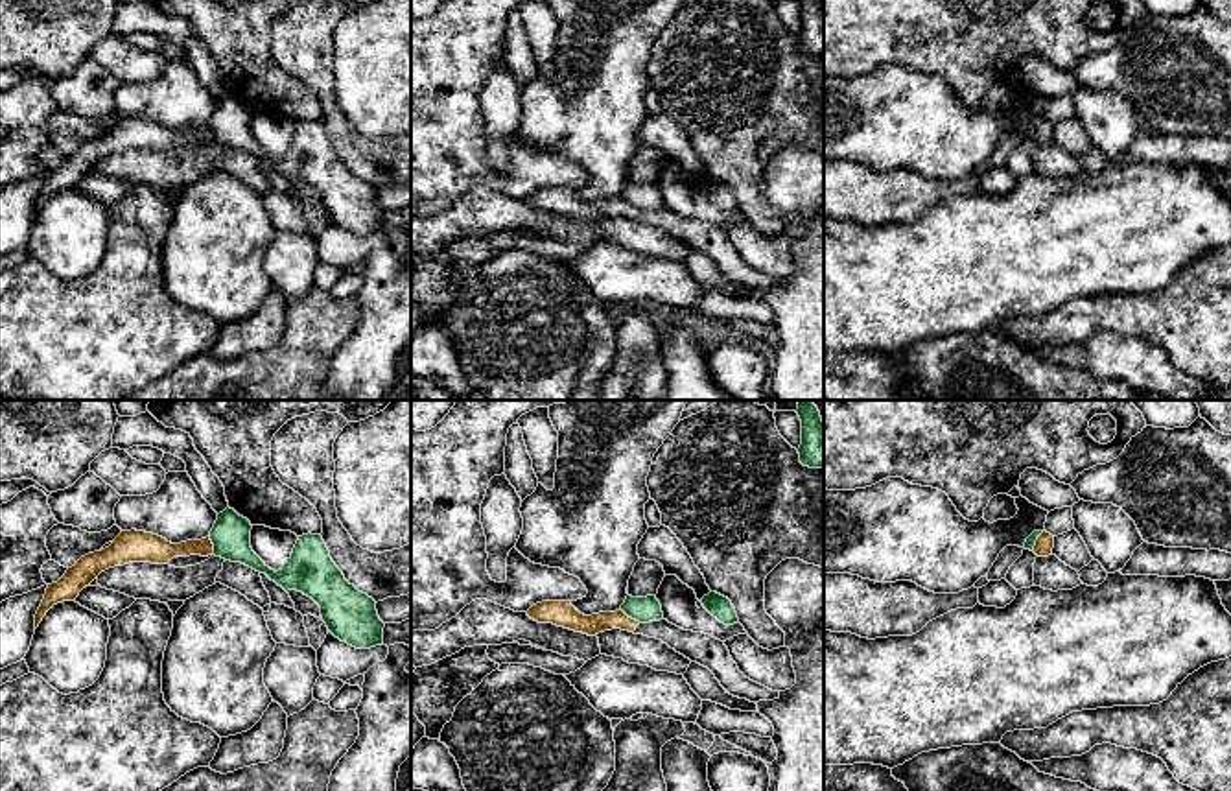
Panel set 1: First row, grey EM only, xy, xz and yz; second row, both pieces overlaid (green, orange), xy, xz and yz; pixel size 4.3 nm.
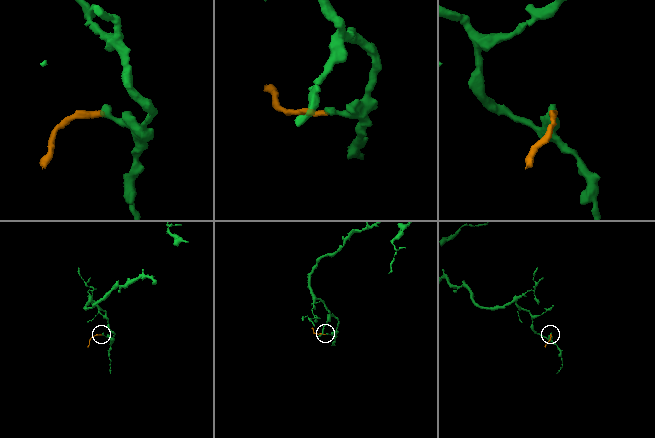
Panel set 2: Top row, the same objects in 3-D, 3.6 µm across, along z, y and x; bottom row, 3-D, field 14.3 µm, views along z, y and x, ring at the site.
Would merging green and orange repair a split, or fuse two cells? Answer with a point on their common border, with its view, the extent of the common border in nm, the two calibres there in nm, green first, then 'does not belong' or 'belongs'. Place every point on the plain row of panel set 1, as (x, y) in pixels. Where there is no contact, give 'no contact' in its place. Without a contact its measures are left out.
contact xz (631, 203); length 110 nm; calibres 110 and 90 nm; does not belong

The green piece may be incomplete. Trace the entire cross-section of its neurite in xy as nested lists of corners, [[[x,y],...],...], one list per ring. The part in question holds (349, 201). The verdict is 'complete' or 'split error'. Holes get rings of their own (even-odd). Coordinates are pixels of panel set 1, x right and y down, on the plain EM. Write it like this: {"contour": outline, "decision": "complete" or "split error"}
{"contour": [[[227,94],[217,101],[217,107],[210,118],[214,142],[230,149],[241,149],[260,160],[265,160],[286,179],[297,177],[311,184],[321,194],[321,203],[328,218],[341,229],[346,229],[356,236],[370,236],[383,230],[385,210],[378,203],[376,188],[345,166],[343,159],[332,148],[321,122],[308,120],[299,124],[287,149],[278,159],[275,159],[252,138],[251,116],[252,112],[247,105]]], "decision": "complete"}

